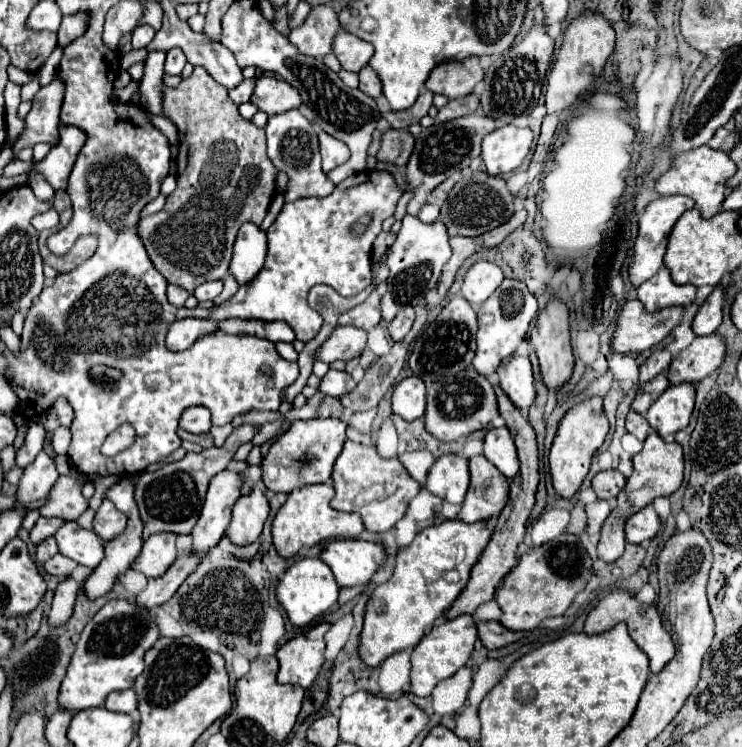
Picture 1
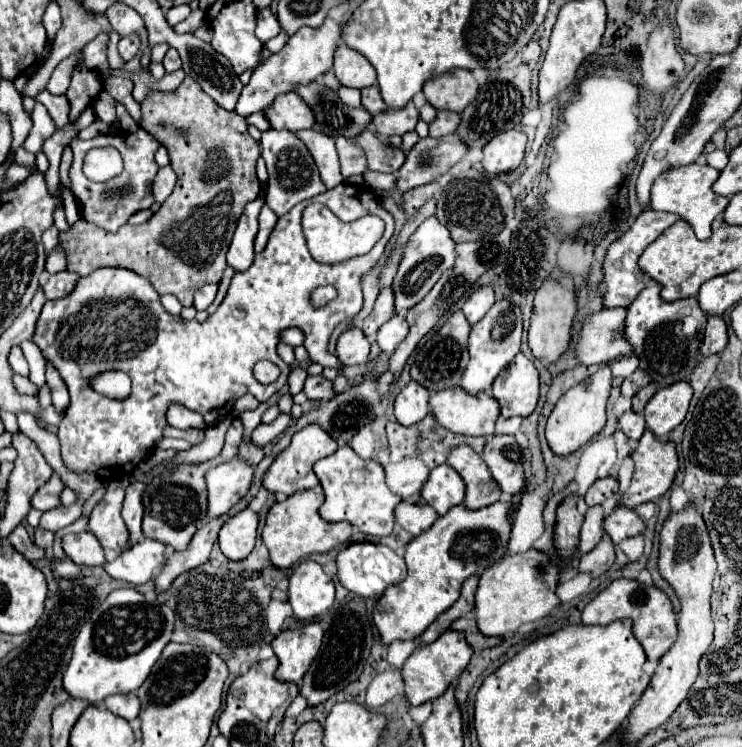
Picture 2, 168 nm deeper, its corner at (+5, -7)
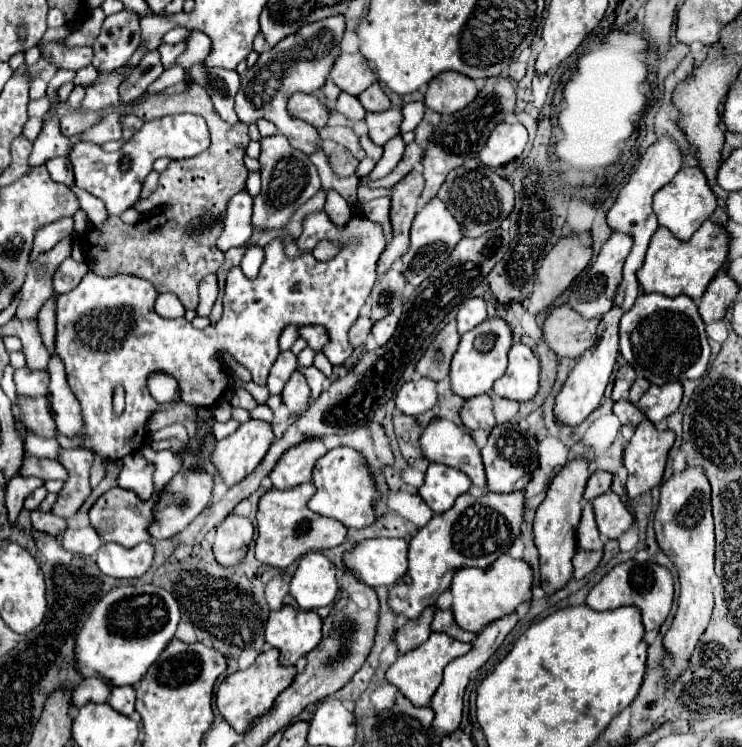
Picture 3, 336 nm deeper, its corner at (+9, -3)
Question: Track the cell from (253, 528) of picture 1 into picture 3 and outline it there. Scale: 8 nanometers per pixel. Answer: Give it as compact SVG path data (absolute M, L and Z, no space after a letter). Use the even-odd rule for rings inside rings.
M228 516L218 528L216 528L216 536L214 536L214 558L218 564L222 566L236 566L248 552L248 544L252 542L252 522L248 518L242 516Z

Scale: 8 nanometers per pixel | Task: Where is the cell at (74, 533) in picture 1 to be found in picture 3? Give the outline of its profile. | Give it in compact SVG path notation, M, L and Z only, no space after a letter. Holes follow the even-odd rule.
M92 526L66 528L66 532L62 534L62 546L68 552L74 552L80 556L94 556L98 552L98 548L102 546L102 540Z

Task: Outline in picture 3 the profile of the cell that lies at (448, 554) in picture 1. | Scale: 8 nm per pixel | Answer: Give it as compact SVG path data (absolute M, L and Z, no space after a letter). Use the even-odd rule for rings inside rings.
M486 492L480 498L462 494L454 506L444 514L436 514L410 540L408 572L390 588L390 608L396 614L418 618L422 610L436 602L436 598L450 588L456 568L476 566L488 568L500 554L506 554L512 542L520 536L524 522L524 492L496 494Z

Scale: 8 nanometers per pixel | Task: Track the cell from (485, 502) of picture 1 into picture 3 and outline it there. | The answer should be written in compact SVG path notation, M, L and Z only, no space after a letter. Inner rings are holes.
M444 418L432 420L420 434L420 448L428 462L440 462L462 470L476 486L486 484L480 450L462 426Z

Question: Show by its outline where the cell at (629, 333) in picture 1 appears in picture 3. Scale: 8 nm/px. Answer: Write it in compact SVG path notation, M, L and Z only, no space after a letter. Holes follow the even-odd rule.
M554 306L548 310L542 338L558 356L580 358L596 342L596 326L600 318L586 320L570 306Z

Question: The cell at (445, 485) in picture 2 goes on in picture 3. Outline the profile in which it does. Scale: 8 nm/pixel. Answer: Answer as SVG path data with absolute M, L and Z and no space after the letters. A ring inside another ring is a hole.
M430 464L424 484L420 486L420 496L422 500L436 512L442 514L448 508L452 508L454 500L468 492L472 486L472 482L468 480L468 476L464 476L464 472L456 470L456 468L448 468L444 464Z

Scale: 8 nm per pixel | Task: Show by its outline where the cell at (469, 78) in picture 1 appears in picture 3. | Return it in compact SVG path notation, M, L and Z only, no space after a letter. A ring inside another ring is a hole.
M442 72L428 84L426 108L438 114L452 114L466 108L478 96L476 82L458 72Z

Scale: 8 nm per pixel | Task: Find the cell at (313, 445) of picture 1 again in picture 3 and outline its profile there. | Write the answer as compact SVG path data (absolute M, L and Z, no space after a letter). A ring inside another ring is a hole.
M318 438L292 446L292 450L284 452L274 470L270 472L274 488L288 490L312 480L312 468L316 460L322 458L326 452L326 446Z

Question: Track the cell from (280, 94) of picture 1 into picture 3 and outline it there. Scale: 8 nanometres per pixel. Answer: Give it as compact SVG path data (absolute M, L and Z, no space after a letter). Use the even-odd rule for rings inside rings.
M294 94L288 102L288 112L292 118L300 118L314 128L324 128L330 116L330 108L314 94Z

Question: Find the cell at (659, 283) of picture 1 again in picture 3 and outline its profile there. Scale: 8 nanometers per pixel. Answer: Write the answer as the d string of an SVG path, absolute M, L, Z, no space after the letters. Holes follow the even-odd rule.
M662 294L638 296L634 308L620 320L620 354L638 376L652 384L702 378L708 368L710 346L694 300L682 294L676 298Z

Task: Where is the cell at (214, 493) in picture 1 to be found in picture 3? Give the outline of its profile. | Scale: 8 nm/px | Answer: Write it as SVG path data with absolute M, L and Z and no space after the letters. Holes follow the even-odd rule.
M248 420L246 424L240 424L240 428L234 434L230 434L228 438L224 438L224 440L220 440L216 444L216 450L212 454L212 464L216 466L216 474L228 486L238 484L250 472L254 472L254 468L262 462L262 458L266 456L272 440L274 440L274 432L272 432L272 426L268 422L264 422L264 420Z

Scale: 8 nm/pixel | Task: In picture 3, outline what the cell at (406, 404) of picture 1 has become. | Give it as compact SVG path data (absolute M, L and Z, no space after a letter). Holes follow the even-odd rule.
M418 378L406 382L396 394L396 408L404 414L416 416L430 410L438 400L436 382L428 378Z

